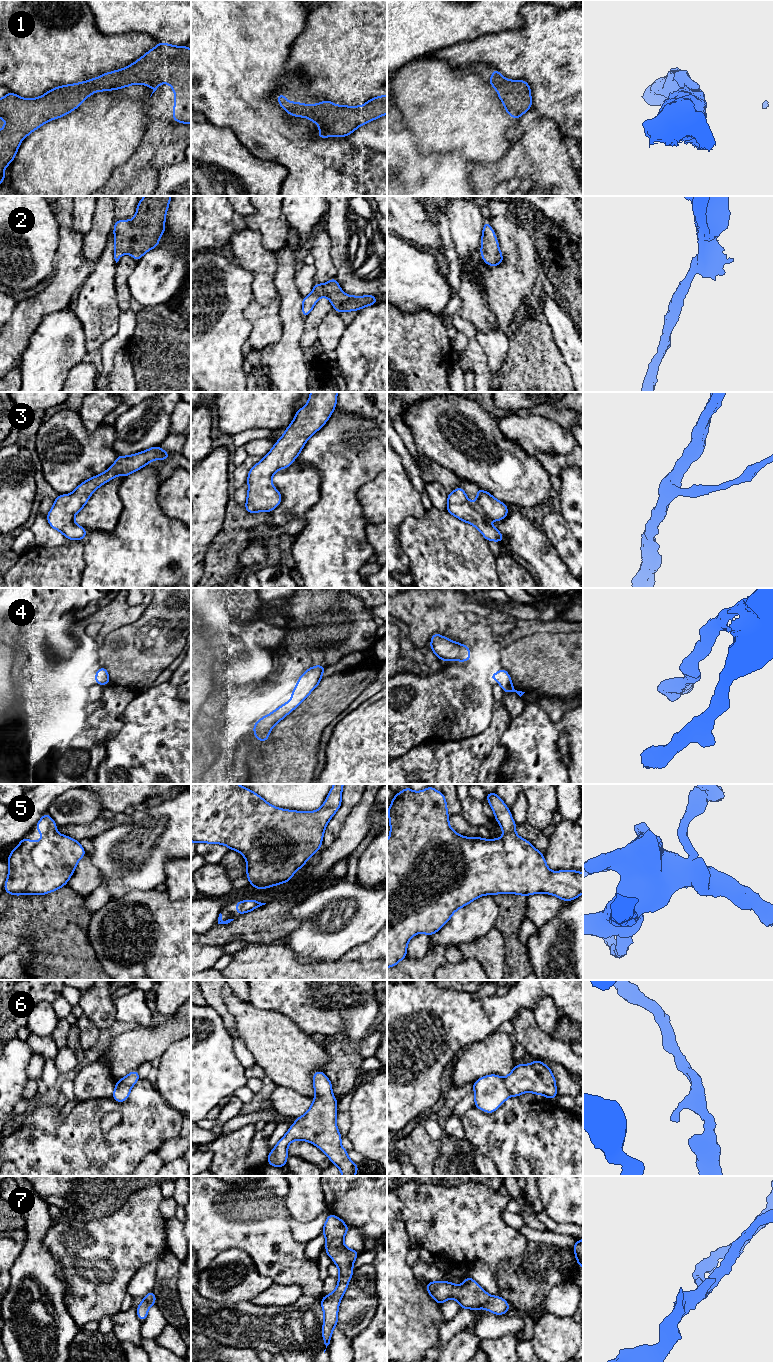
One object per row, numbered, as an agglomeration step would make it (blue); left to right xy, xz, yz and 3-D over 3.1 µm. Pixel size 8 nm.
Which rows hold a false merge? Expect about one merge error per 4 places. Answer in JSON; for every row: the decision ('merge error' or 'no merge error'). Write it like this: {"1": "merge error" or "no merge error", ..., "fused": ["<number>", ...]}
{"1": "no merge error", "2": "no merge error", "3": "no merge error", "4": "no merge error", "5": "no merge error", "6": "no merge error", "7": "no merge error", "fused": []}

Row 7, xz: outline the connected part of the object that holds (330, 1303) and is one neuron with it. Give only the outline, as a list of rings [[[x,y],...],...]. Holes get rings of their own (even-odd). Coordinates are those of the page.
[[[329,1214],[322,1230],[322,1234],[326,1237],[325,1252],[339,1268],[336,1289],[321,1298],[321,1307],[324,1313],[322,1337],[326,1348],[331,1342],[333,1329],[338,1323],[338,1308],[354,1273],[352,1268],[354,1261],[360,1254],[360,1252],[344,1245],[344,1236],[349,1229],[342,1219],[334,1214]]]

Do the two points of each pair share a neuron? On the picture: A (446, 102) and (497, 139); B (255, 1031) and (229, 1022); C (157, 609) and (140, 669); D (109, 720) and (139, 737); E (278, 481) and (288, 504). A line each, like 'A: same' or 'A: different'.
A: same
B: different
C: same
D: different
E: same

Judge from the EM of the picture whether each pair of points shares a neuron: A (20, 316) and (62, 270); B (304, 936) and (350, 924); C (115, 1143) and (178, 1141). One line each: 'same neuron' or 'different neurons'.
A: same neuron
B: same neuron
C: different neurons

